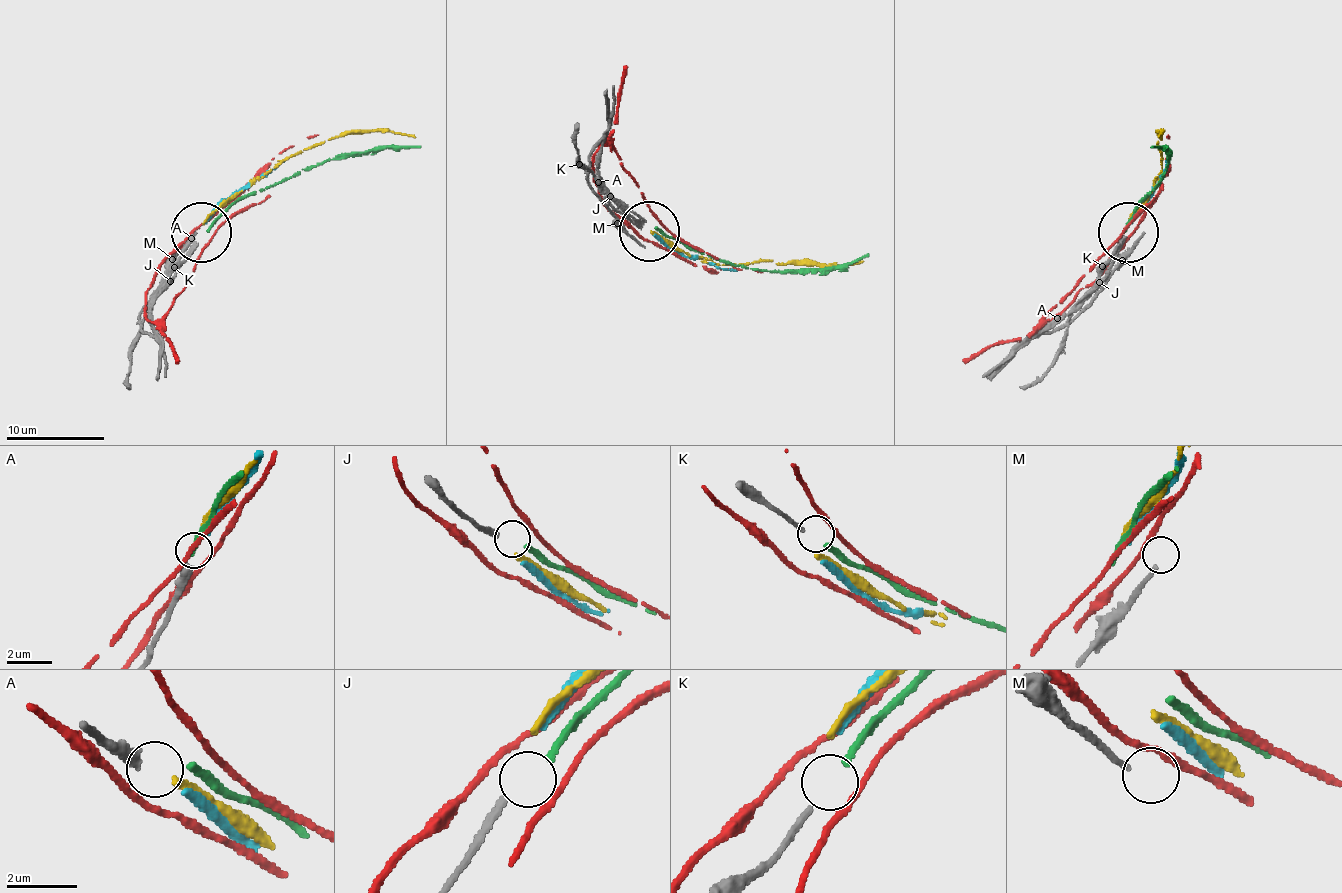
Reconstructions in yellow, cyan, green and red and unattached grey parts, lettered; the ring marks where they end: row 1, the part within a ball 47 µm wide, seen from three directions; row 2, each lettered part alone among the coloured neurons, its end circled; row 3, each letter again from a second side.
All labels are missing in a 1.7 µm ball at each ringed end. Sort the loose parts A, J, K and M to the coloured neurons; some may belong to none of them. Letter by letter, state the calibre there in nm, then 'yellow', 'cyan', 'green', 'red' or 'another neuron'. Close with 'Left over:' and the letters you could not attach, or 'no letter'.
A: 360 nm thick; yellow
J: 200 nm thick; another neuron
K: 170 nm thick; green
M: 170 nm thick; another neuron
Left over: J, M

